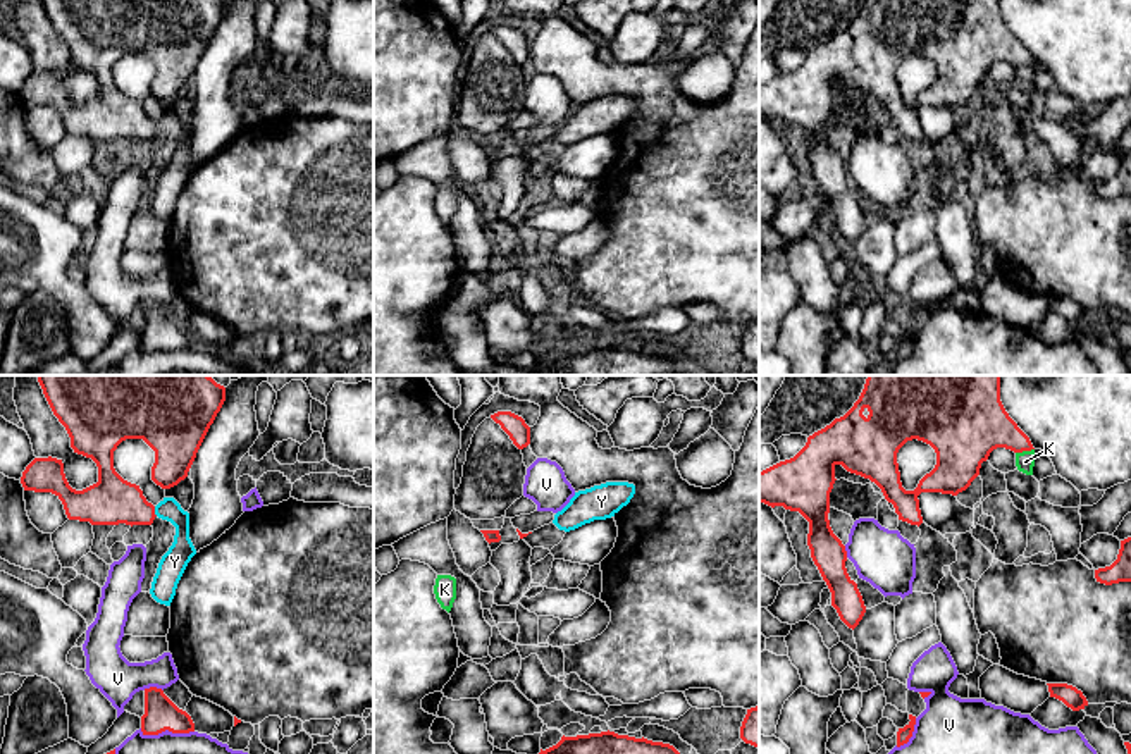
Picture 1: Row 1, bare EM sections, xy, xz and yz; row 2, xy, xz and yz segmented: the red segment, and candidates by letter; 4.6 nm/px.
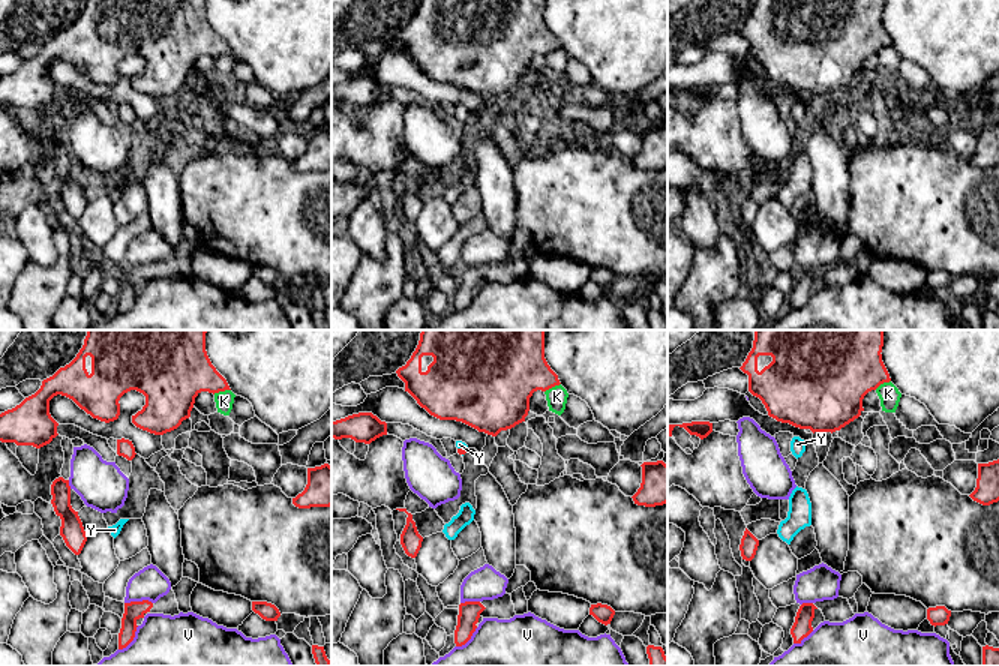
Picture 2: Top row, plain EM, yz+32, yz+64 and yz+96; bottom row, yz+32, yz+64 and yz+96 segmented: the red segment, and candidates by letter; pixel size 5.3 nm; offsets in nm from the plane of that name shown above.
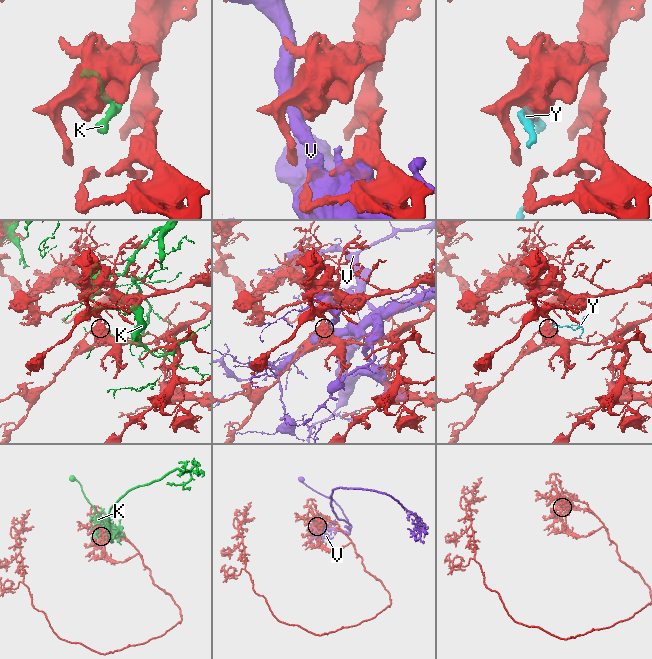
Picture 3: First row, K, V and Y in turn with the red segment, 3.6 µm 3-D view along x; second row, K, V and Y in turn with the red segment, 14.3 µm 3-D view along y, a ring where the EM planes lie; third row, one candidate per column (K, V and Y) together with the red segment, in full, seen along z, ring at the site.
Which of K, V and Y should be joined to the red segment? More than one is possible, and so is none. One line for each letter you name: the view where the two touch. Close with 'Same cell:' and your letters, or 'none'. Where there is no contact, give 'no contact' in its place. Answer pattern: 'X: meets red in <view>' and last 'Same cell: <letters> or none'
Y: meets red in xy
Same cell: Y

